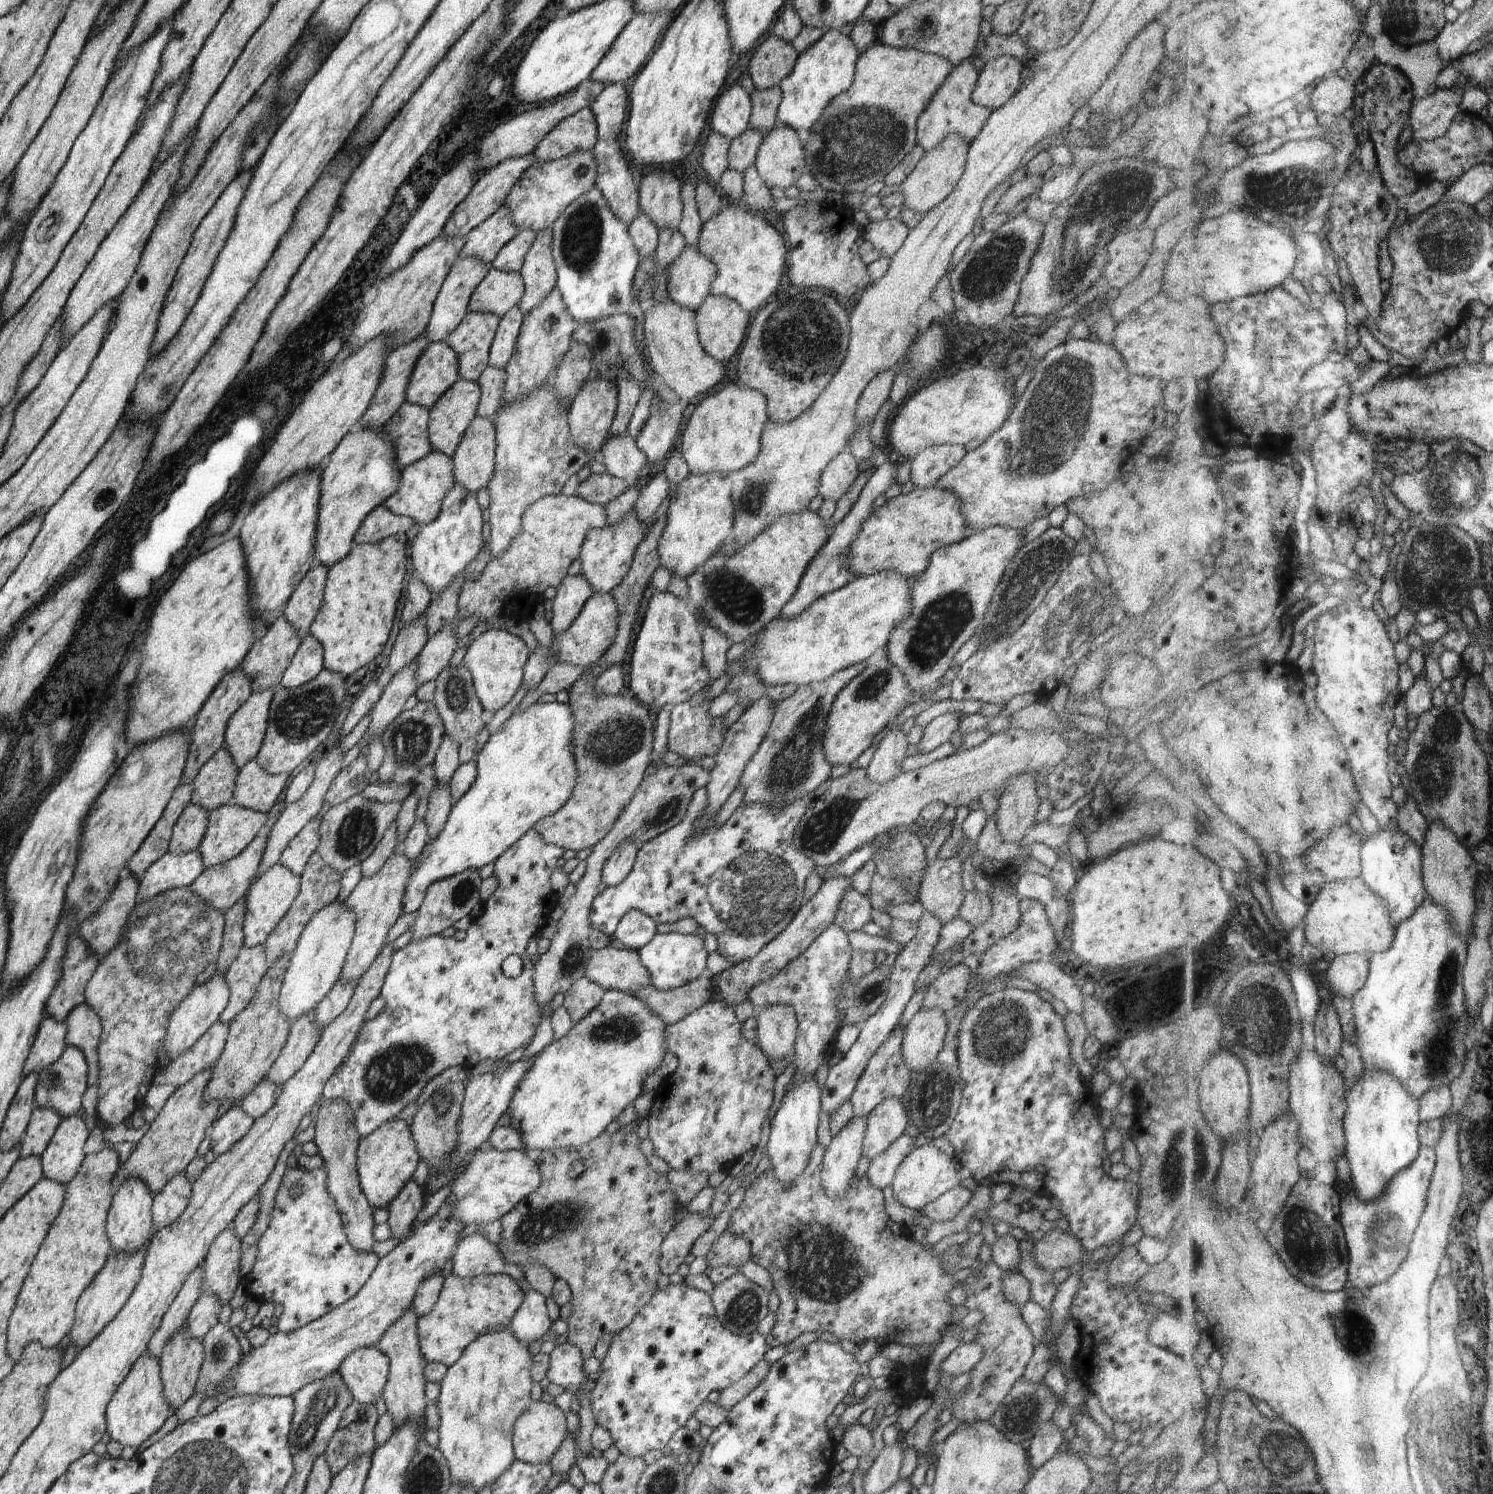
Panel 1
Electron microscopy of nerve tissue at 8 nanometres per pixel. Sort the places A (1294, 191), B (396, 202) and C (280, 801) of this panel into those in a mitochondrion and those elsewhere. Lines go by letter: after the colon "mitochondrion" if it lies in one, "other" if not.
A: mitochondrion
B: other
C: other

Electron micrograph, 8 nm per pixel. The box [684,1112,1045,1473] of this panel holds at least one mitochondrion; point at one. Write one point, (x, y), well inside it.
(818, 1261)

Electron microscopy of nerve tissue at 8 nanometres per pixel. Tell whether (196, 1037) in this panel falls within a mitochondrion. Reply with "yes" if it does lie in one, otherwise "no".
no

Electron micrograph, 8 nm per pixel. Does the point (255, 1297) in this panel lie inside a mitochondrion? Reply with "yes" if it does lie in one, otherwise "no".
no

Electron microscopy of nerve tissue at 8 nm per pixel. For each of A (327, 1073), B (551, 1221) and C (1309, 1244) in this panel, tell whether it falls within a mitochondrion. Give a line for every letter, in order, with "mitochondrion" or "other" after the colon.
A: other
B: mitochondrion
C: mitochondrion

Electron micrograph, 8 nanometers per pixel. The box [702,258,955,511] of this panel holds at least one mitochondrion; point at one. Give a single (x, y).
(789, 344)

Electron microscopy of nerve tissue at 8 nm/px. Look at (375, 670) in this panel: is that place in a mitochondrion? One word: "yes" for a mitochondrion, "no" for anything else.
no

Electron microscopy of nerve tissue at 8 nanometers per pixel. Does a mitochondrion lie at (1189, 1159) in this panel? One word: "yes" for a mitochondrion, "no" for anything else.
yes

